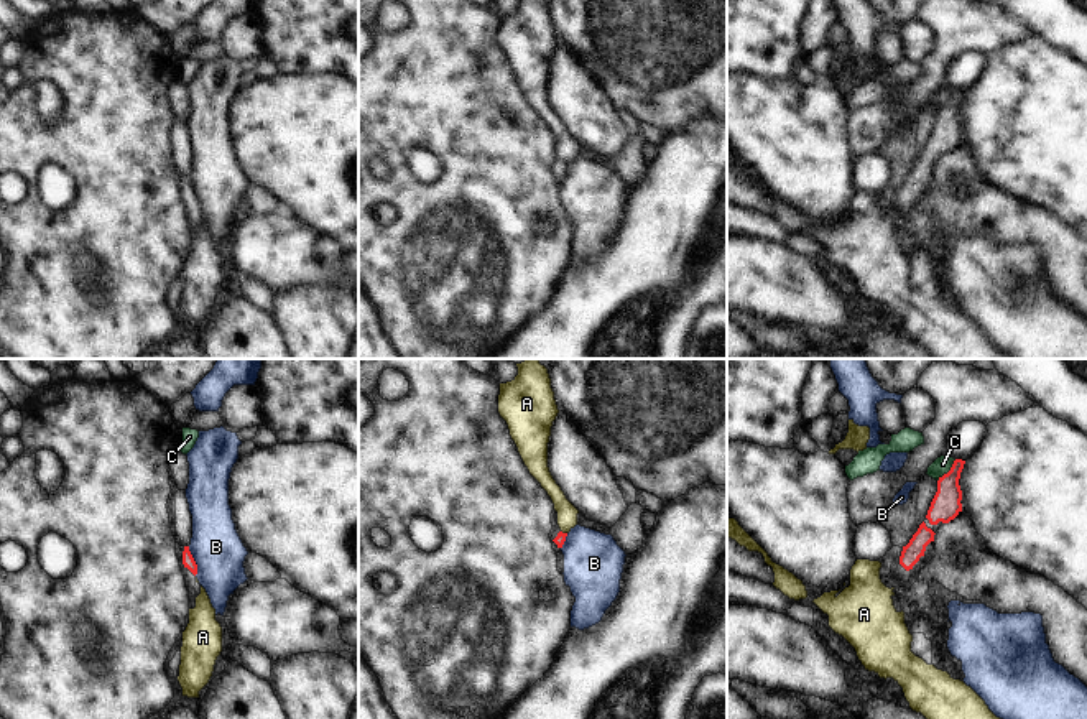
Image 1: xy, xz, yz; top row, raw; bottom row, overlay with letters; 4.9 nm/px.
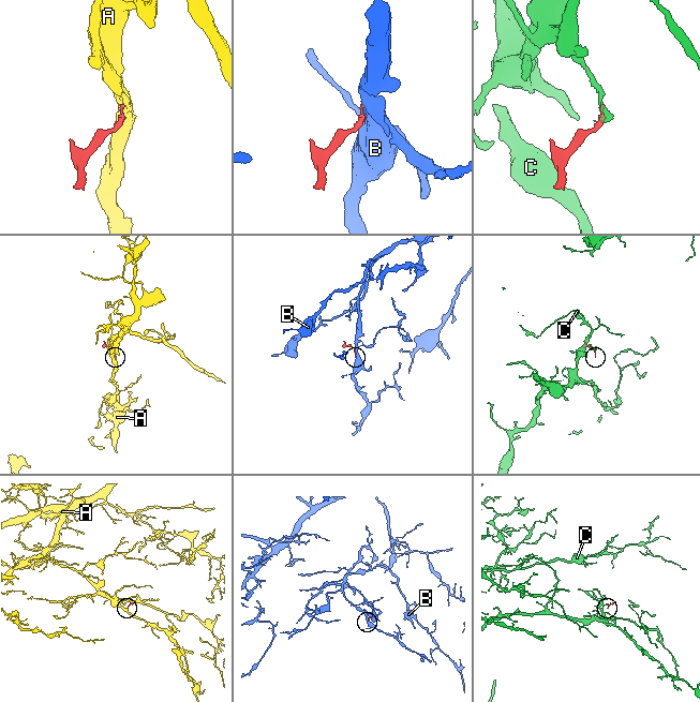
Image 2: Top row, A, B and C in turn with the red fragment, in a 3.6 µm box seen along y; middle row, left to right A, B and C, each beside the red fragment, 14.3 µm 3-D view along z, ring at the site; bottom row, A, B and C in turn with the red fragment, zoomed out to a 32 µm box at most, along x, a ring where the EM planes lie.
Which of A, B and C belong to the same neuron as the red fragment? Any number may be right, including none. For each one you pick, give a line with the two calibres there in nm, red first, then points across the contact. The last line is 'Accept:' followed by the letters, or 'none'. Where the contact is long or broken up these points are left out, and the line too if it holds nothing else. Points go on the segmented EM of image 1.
Accept: none

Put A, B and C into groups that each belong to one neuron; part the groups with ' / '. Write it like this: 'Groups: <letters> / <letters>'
Groups: A / B / C.

